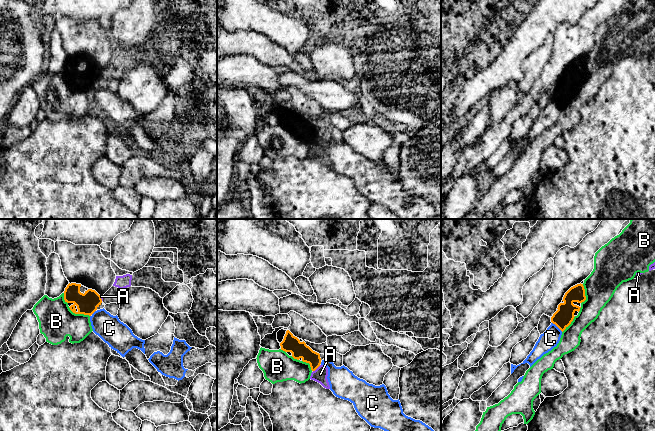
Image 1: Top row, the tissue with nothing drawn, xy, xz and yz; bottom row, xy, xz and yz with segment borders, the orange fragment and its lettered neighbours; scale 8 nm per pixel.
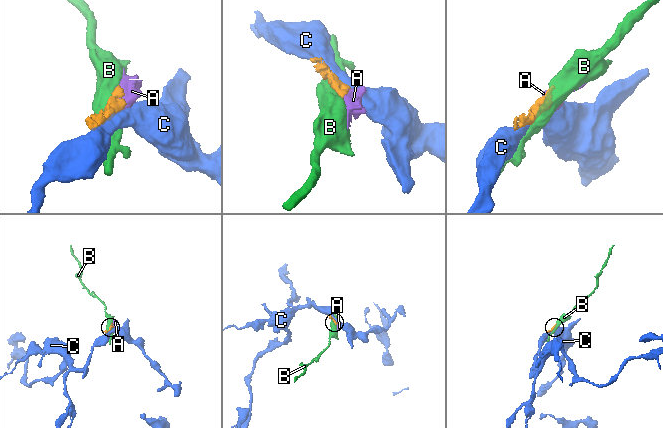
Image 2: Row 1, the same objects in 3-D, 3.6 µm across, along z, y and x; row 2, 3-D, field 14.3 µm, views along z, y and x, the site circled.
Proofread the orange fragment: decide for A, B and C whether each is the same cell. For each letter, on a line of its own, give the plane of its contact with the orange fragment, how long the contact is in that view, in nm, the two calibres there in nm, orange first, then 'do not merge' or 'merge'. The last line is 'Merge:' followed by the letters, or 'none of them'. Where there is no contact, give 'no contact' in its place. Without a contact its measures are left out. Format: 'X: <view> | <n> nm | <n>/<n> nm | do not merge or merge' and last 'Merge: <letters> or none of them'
A: xz | 80 nm | 130/110 nm | merge
B: xy | 190 nm | 170/280 nm | do not merge
C: yz | 120 nm | 160/150 nm | do not merge
Merge: A

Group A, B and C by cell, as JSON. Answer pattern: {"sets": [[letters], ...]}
{"sets": [["A"], ["B"], ["C"]]}

